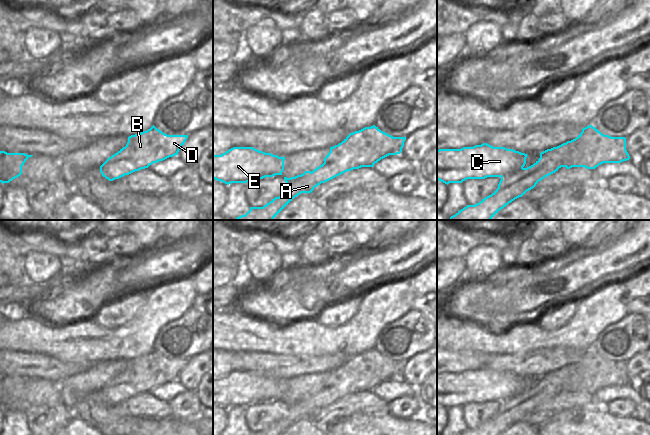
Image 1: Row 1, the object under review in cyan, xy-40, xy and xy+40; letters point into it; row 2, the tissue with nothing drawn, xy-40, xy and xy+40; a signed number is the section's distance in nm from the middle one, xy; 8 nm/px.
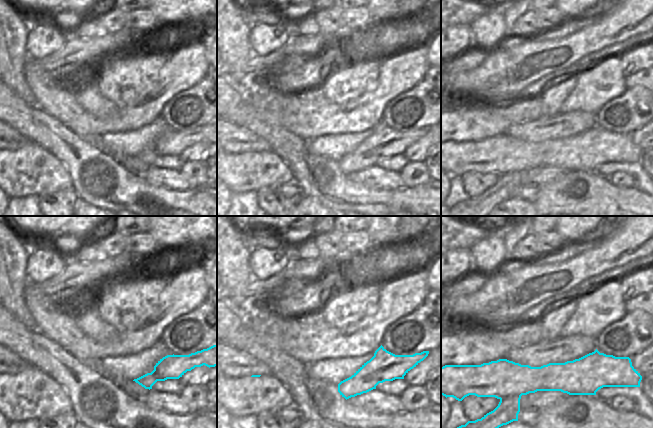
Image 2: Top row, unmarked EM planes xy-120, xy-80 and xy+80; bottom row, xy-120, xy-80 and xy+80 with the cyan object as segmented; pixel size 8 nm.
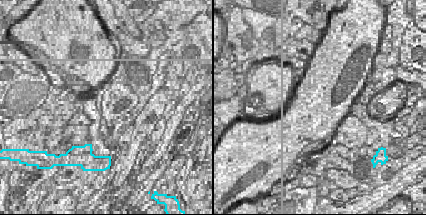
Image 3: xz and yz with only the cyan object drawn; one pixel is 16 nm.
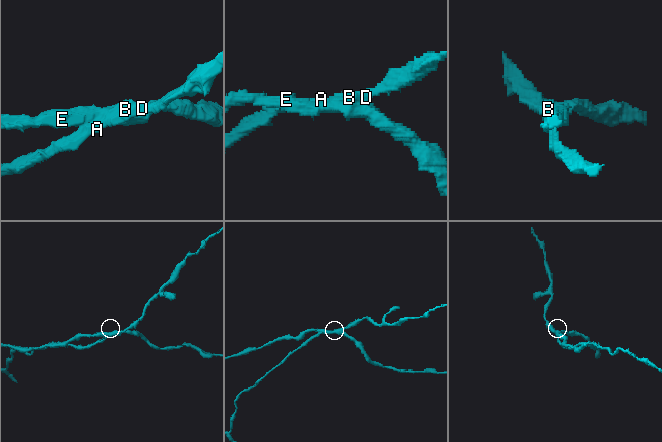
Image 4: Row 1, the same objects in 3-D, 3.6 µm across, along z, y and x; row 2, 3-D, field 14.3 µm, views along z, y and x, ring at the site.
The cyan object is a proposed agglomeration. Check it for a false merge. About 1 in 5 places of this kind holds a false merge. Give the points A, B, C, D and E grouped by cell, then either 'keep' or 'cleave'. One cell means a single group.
A B D / C E; cleave

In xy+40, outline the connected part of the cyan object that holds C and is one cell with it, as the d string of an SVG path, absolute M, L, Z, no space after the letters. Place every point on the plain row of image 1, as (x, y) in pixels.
M601 359L597 365L575 369L563 367L540 377L540 382L525 392L527 378L493 371L487 367L461 373L437 374L437 404L462 407L467 403L505 401L509 409L535 397L546 387L562 391L595 393L603 387L621 387L630 383L625 361Z

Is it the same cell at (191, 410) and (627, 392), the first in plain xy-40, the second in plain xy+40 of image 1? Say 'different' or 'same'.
different

